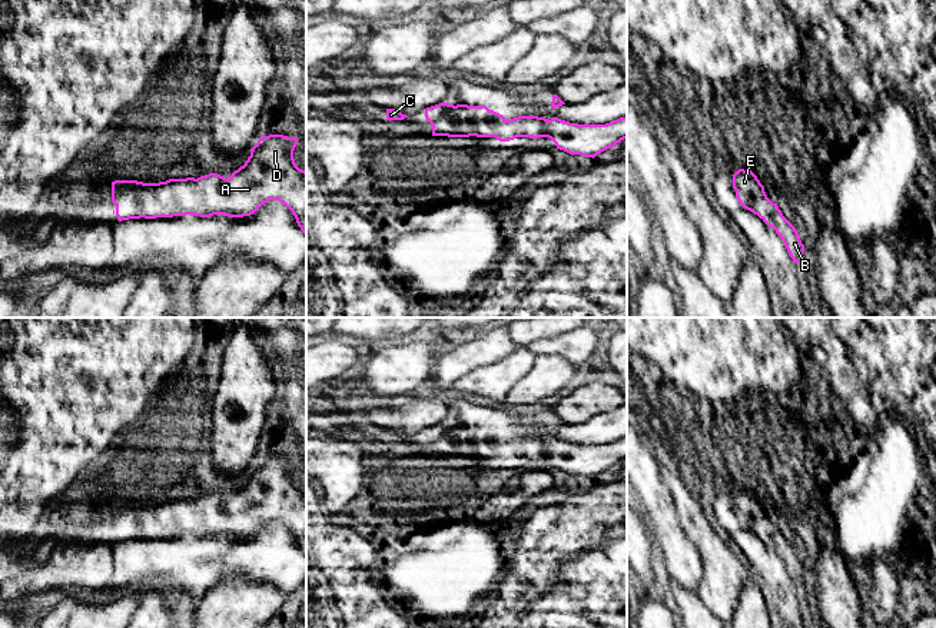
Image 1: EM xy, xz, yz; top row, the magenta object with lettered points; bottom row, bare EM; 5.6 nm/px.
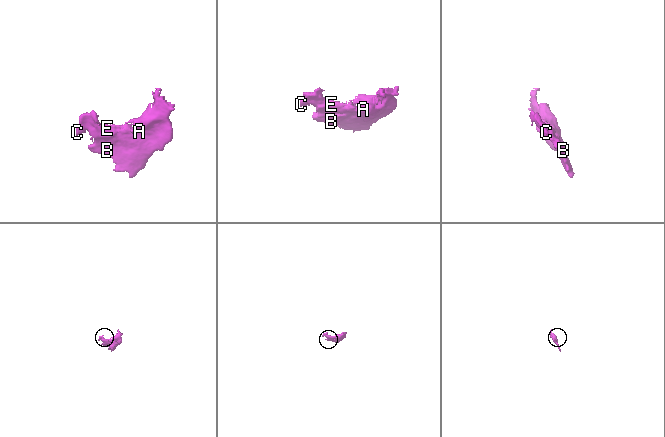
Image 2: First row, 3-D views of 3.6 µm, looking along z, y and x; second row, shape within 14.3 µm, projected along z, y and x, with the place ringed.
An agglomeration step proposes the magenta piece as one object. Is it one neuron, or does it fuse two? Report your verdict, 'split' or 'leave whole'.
leave whole

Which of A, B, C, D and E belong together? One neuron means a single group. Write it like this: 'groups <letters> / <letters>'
groups A B C D E

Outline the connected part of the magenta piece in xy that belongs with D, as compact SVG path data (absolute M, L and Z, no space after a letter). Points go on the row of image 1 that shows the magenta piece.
M262 136L250 156L229 179L209 173L159 183L112 182L117 220L173 216L253 215L268 200L279 200L306 235L306 172L293 159L298 137Z

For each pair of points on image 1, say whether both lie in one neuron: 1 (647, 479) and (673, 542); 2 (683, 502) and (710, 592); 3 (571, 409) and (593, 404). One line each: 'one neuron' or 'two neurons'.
1: one neuron
2: one neuron
3: one neuron

